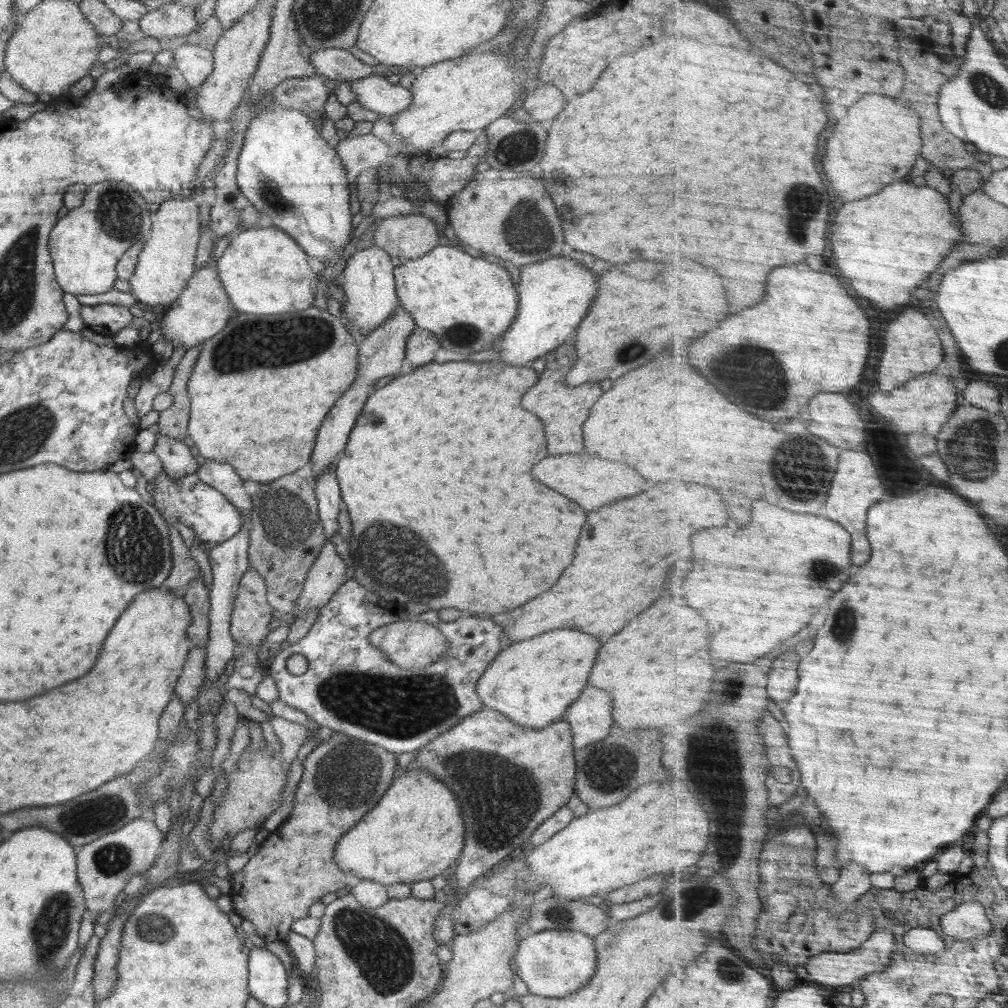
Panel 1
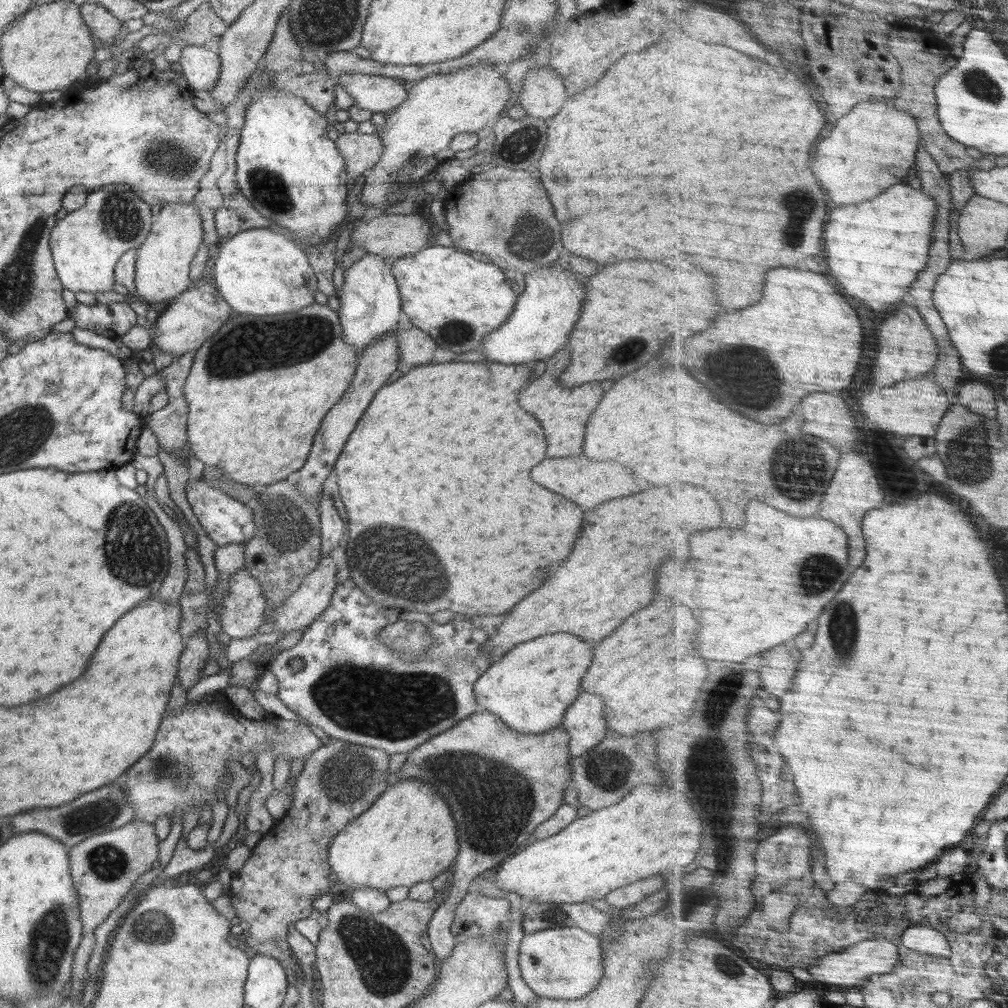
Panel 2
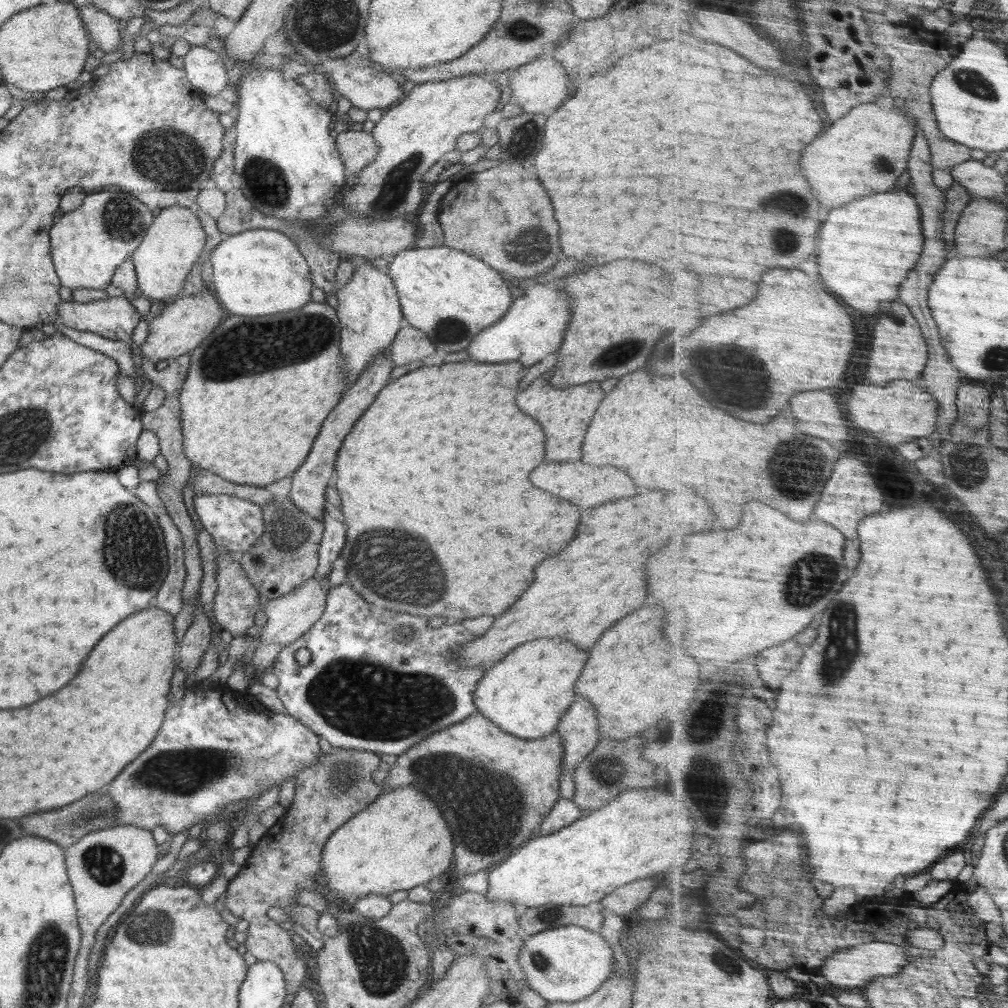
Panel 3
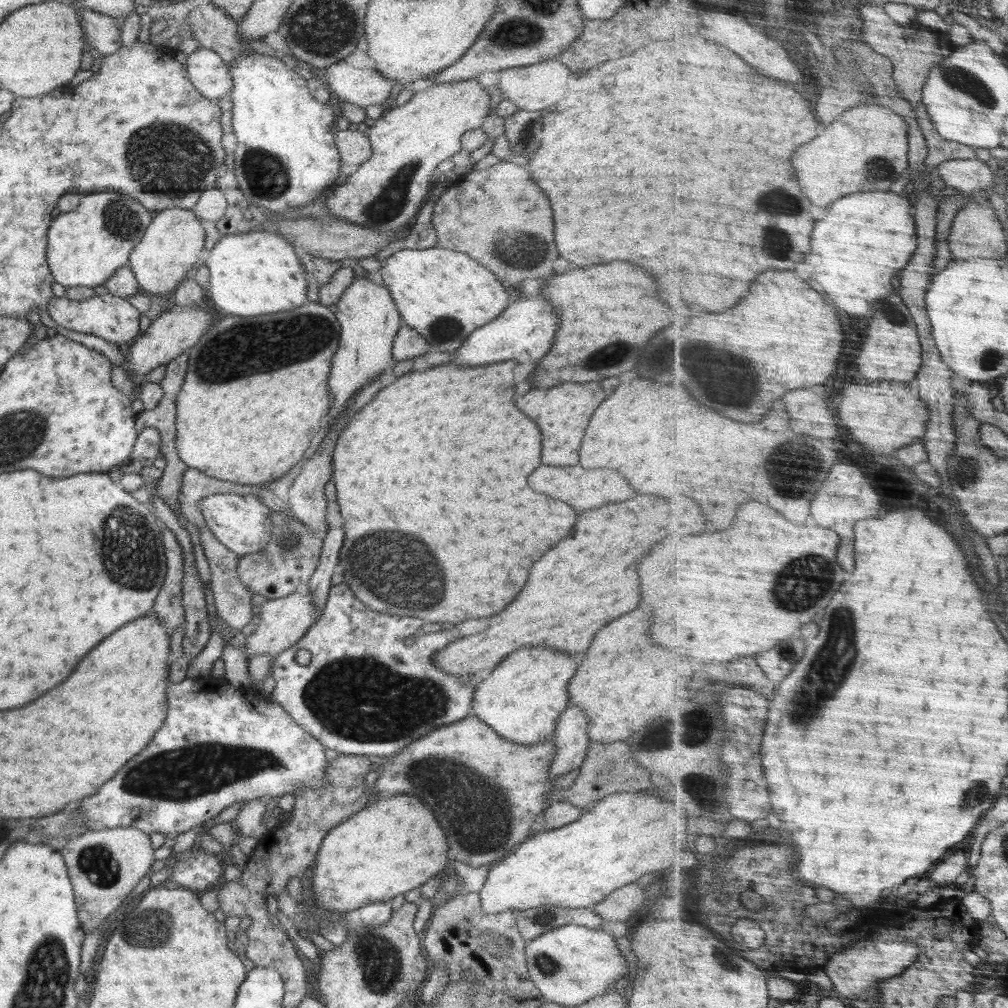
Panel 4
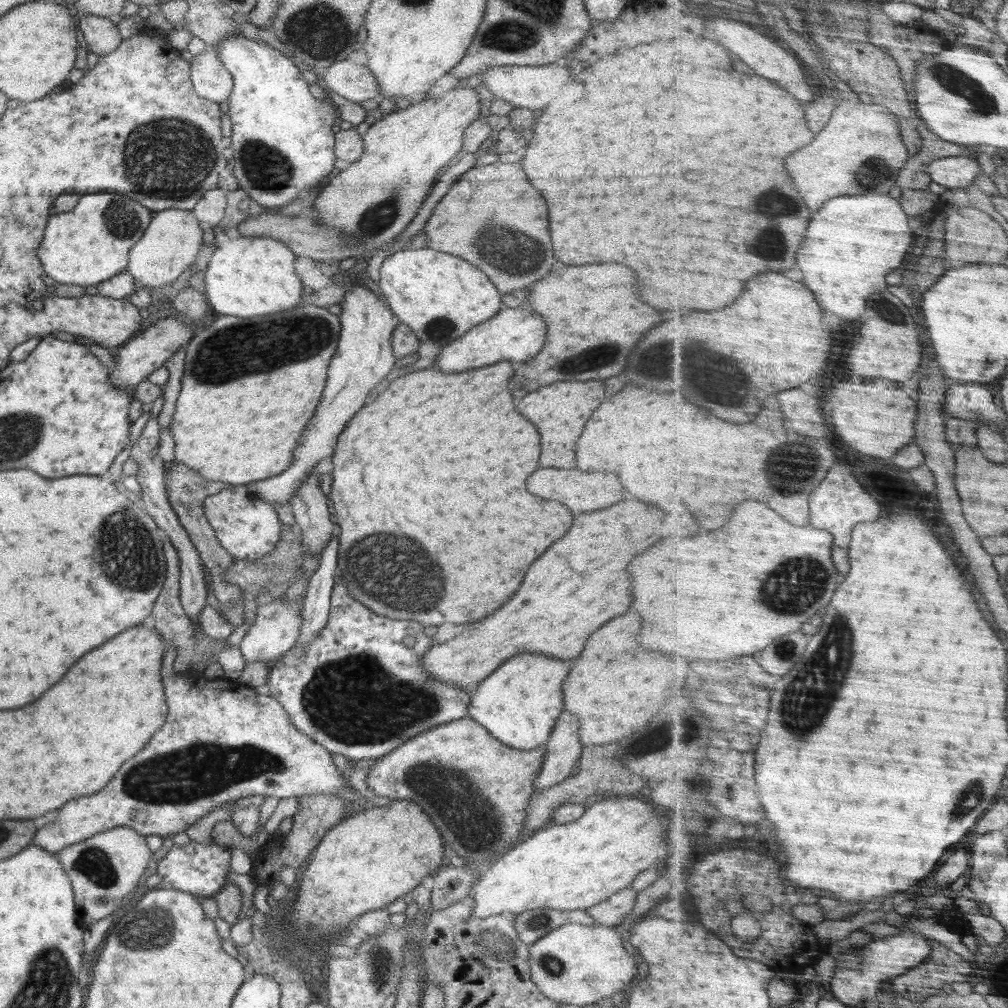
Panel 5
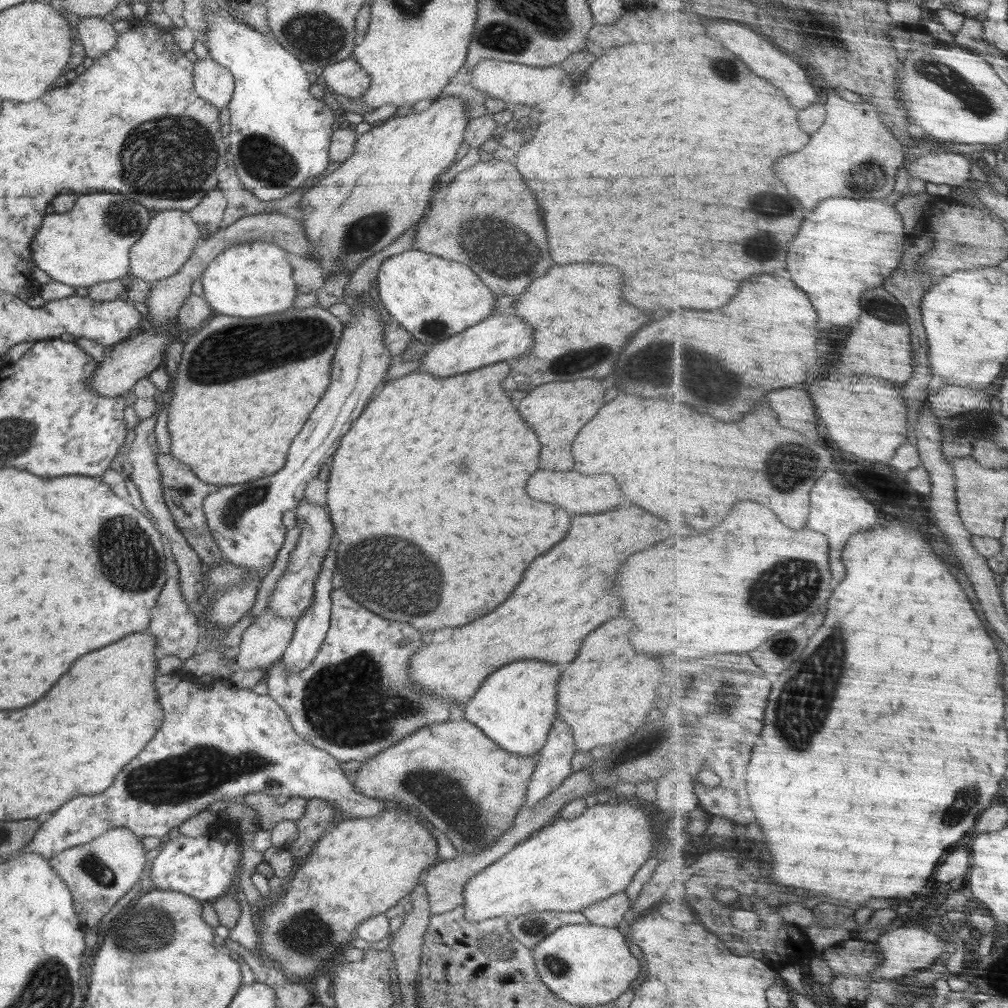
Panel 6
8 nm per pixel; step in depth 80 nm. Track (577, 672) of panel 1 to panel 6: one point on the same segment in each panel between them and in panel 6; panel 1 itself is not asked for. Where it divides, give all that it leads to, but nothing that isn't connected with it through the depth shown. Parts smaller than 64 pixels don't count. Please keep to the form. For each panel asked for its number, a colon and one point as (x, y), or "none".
2: (529, 688)
3: (526, 694)
4: (521, 699)
5: (519, 703)
6: (515, 706)

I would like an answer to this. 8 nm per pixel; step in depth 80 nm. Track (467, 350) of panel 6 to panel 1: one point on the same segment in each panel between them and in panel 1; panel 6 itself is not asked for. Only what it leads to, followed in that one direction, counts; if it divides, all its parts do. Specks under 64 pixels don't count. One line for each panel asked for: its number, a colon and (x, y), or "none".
1: (553, 294)
2: (545, 312)
3: (533, 327)
4: (524, 332)
5: (509, 335)

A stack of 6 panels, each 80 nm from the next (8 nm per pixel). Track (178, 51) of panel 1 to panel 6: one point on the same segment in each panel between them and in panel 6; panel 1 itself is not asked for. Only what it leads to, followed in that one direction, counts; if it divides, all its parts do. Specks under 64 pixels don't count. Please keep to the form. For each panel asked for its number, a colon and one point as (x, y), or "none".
2: (200, 66)
3: (205, 69)
4: (209, 74)
5: (210, 79)
6: (214, 83)

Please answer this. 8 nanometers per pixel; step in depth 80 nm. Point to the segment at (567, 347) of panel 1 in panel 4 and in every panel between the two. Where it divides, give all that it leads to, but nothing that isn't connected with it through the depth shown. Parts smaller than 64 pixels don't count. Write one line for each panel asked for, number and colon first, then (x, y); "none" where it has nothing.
2: (563, 413)
3: (564, 414)
4: (562, 415)

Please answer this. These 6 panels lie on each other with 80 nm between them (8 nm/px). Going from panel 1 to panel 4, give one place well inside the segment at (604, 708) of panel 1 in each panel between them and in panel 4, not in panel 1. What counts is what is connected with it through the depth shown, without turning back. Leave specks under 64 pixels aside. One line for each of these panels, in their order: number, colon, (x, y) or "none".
2: (584, 721)
3: (579, 731)
4: (571, 741)

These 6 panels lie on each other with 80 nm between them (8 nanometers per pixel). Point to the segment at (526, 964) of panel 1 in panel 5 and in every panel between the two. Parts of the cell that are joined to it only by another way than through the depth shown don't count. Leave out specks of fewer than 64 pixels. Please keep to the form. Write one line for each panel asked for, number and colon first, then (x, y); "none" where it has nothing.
2: (565, 963)
3: (567, 964)
4: (569, 965)
5: (574, 964)

